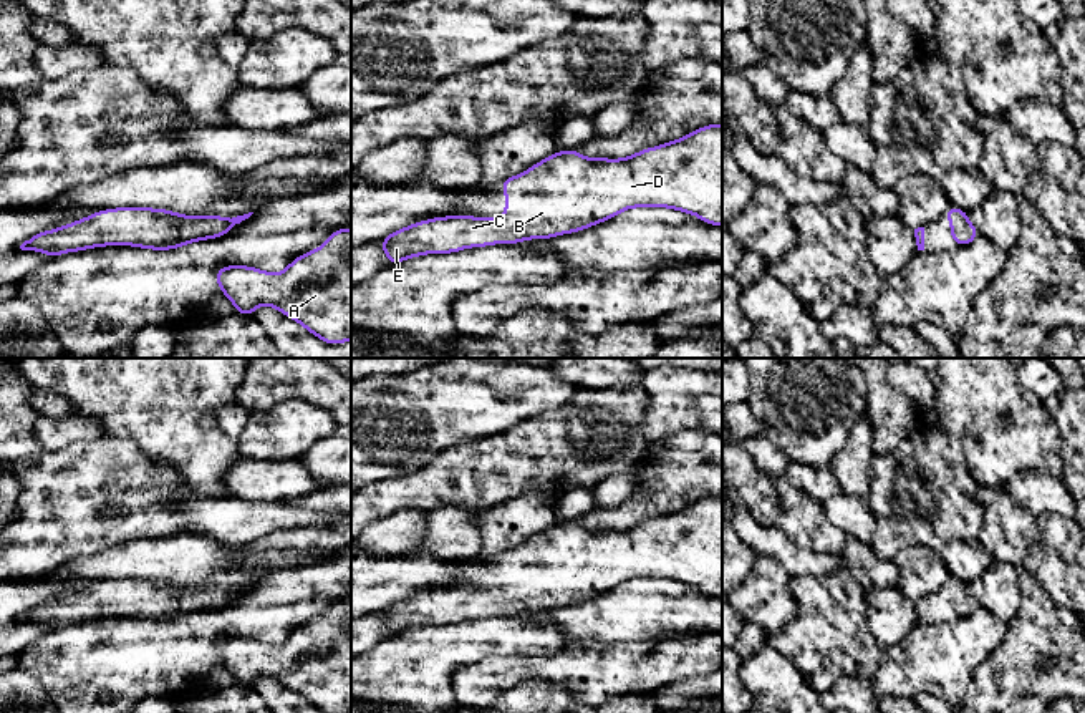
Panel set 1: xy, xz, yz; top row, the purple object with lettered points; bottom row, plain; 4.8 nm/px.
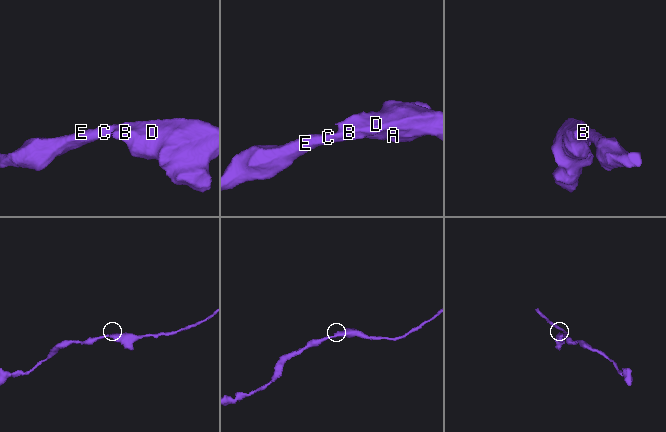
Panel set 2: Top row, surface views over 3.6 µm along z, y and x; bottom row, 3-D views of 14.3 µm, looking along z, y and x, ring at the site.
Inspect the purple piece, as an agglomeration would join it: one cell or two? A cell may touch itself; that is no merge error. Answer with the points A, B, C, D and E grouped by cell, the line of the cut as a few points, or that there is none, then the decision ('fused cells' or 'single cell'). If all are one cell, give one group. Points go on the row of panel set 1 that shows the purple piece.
A B C D E; no cut; single cell

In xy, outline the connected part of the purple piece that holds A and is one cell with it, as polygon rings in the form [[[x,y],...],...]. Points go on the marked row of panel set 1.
[[[351,229],[333,230],[321,247],[280,274],[227,265],[215,277],[240,315],[270,305],[325,343],[351,340]]]

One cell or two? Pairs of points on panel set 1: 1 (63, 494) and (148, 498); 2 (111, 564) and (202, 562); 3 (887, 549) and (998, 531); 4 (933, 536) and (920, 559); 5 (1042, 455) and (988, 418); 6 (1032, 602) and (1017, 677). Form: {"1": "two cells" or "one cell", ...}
{"1": "one cell", "2": "one cell", "3": "two cells", "4": "two cells", "5": "one cell", "6": "one cell"}

